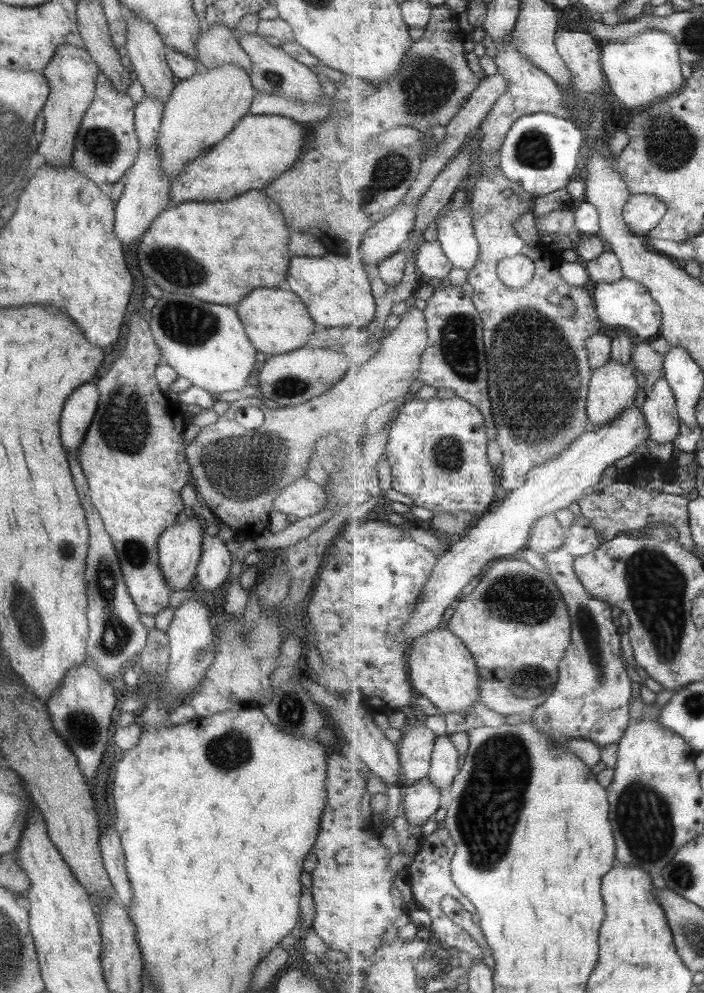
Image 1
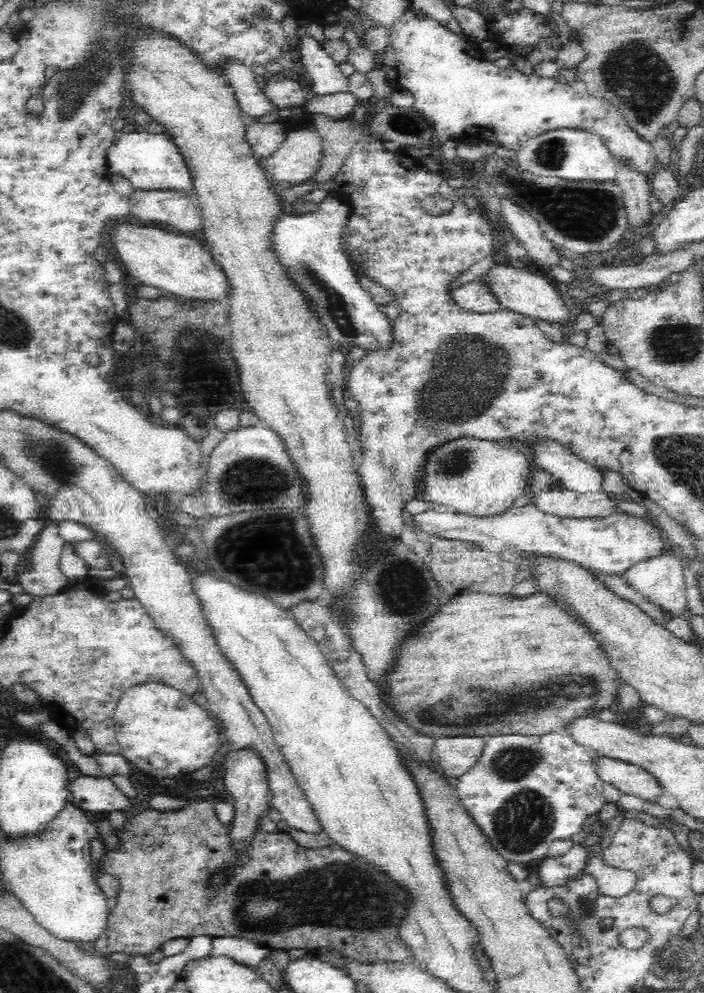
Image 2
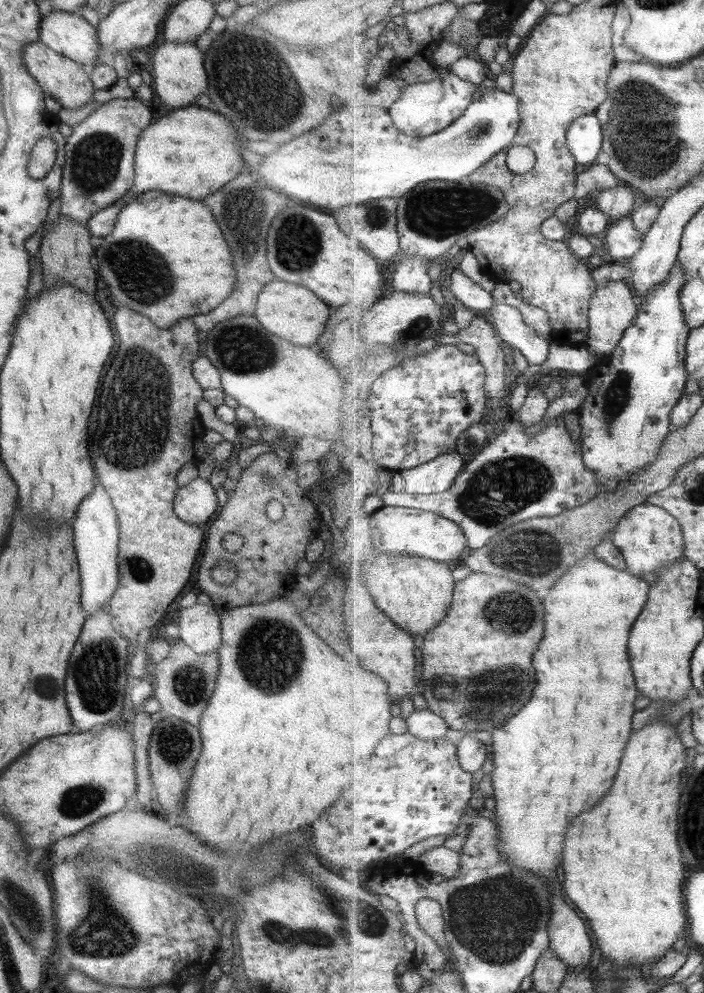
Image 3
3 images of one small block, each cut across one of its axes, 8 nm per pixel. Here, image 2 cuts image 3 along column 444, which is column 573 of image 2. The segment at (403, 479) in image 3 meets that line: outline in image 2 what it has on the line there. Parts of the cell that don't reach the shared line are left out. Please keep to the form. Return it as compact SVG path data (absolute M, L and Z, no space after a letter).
M545 439L532 444L532 454L536 467L551 474L555 485L580 494L603 490L603 474L561 444Z

